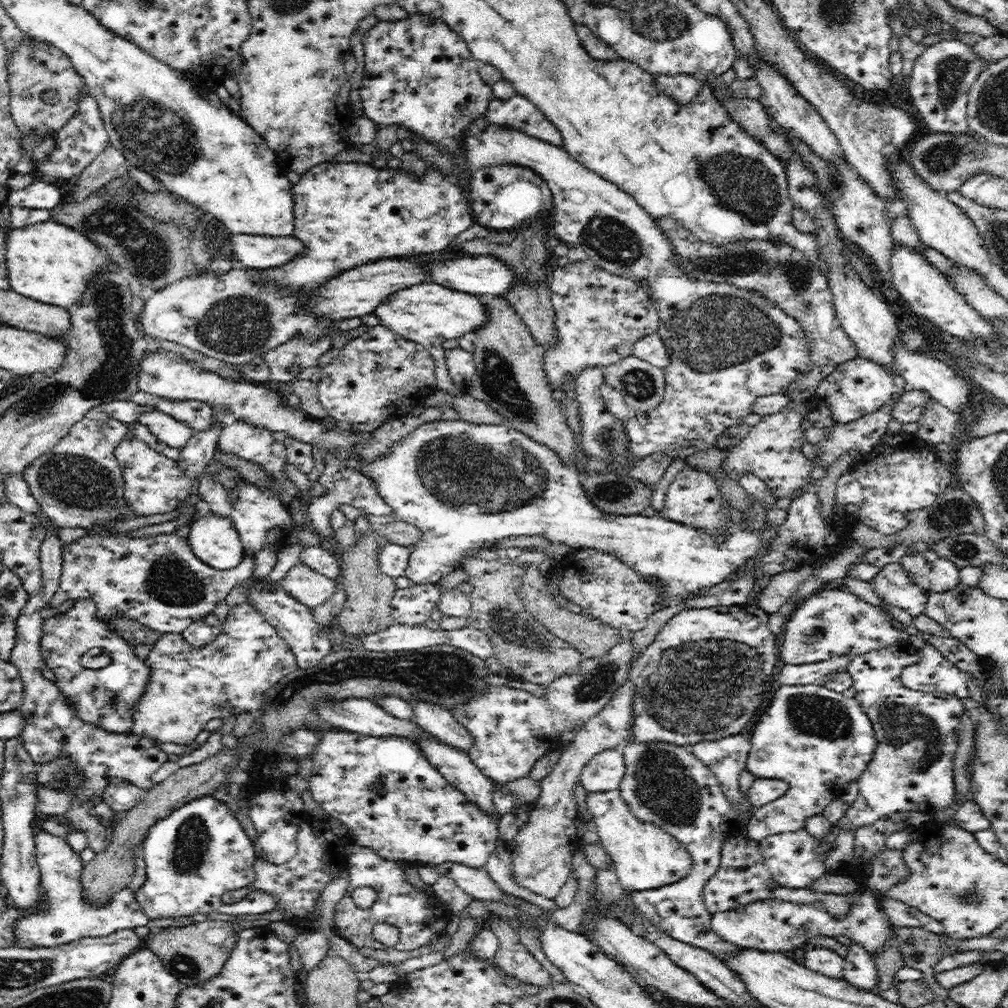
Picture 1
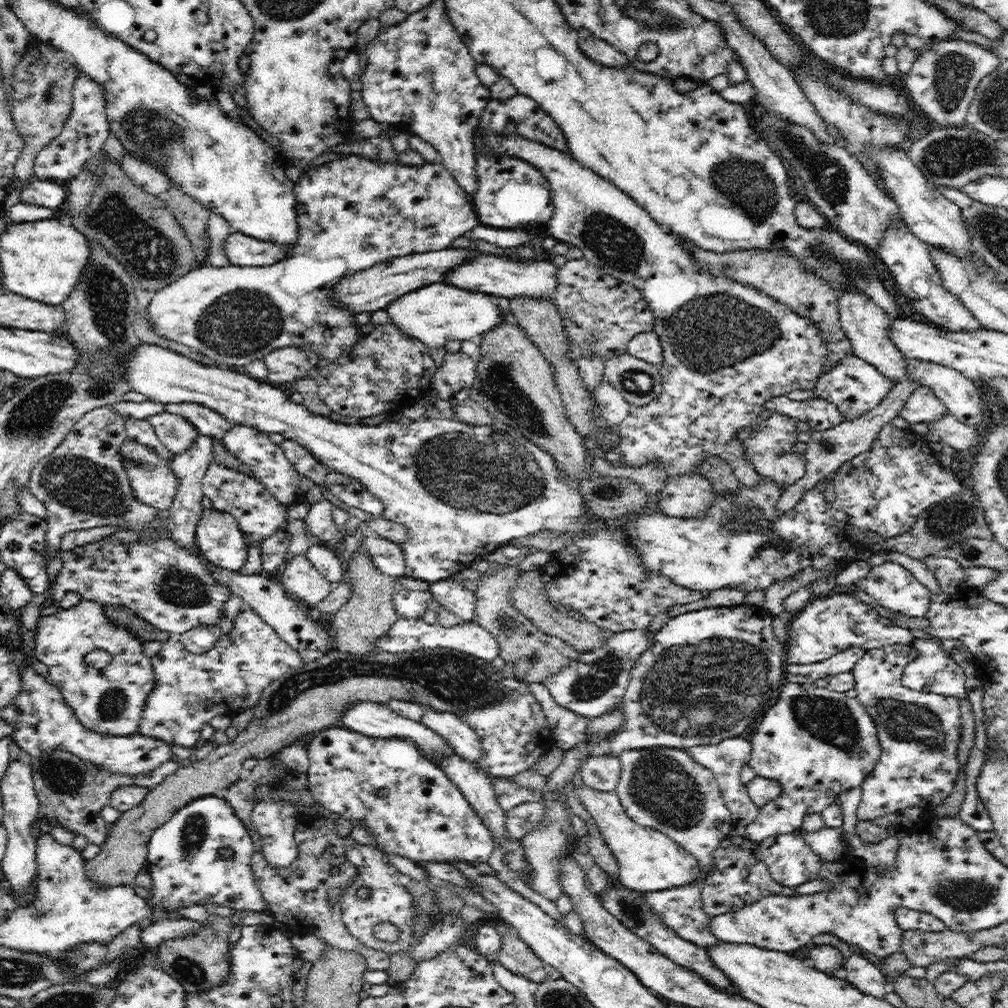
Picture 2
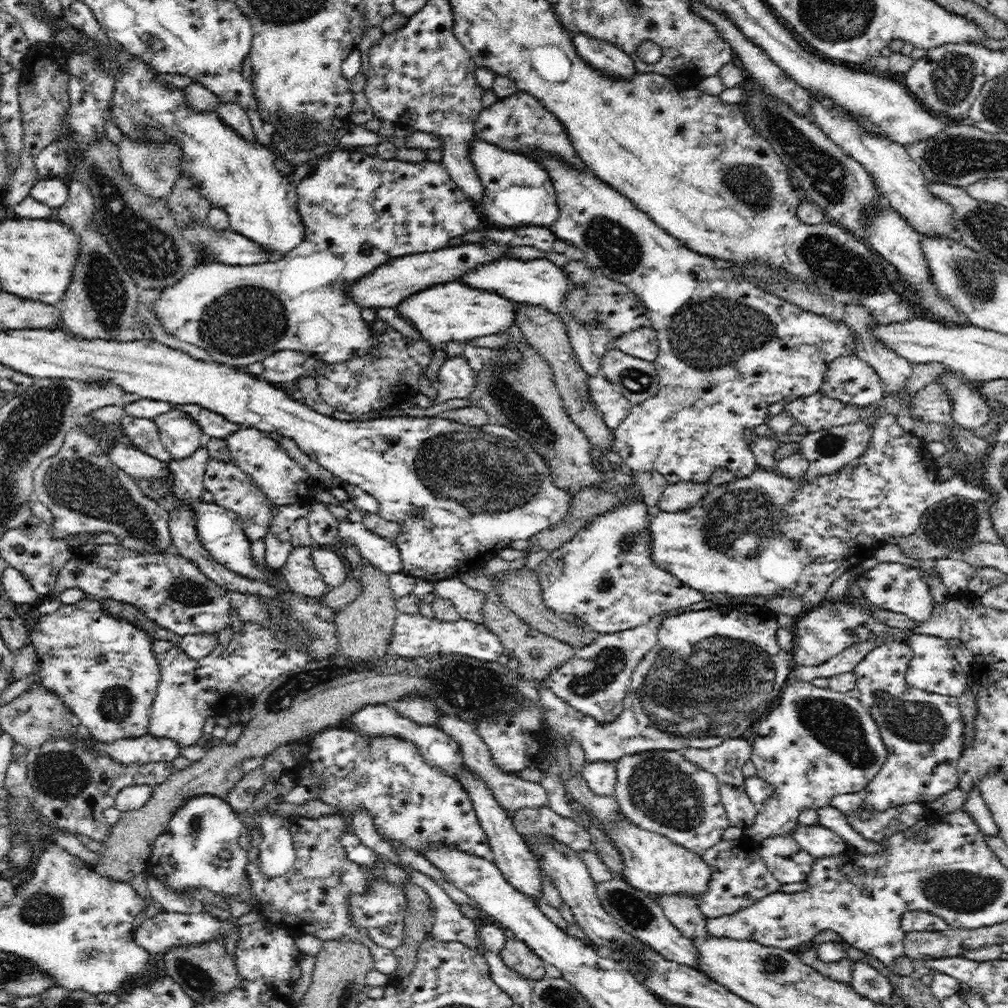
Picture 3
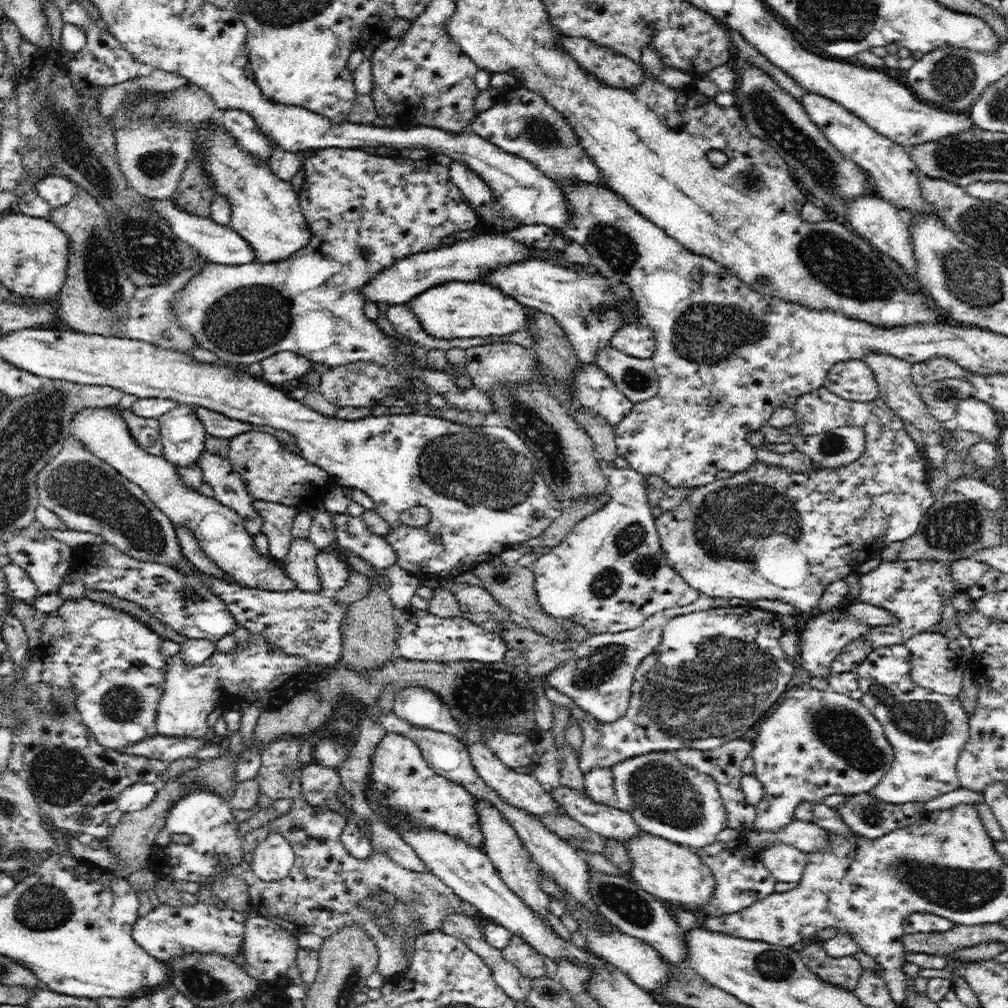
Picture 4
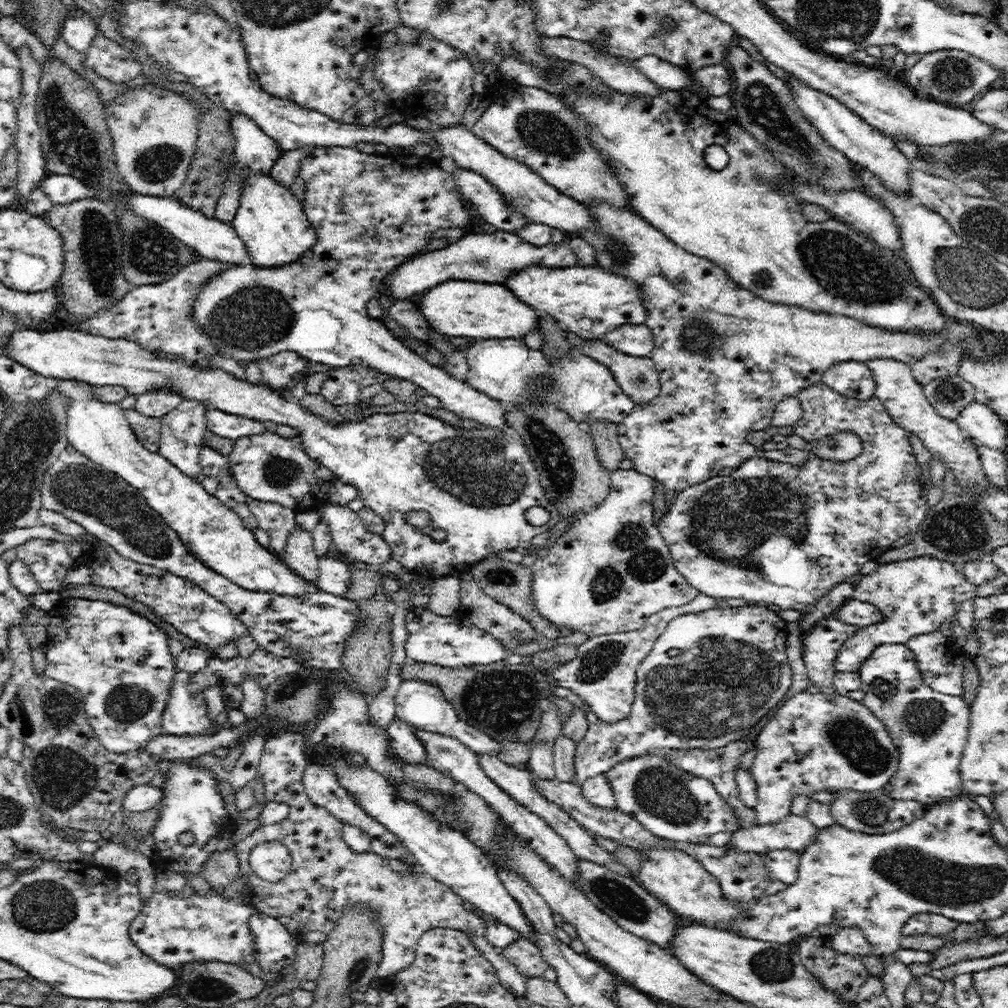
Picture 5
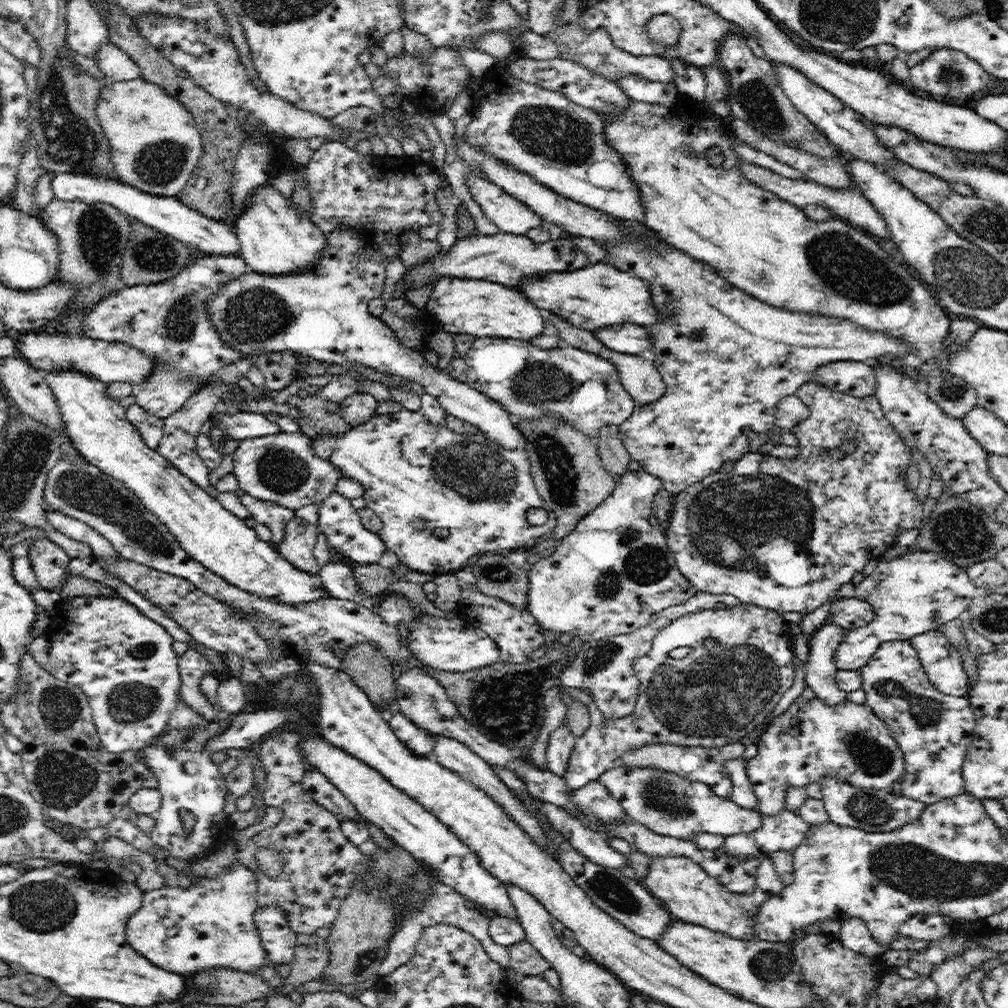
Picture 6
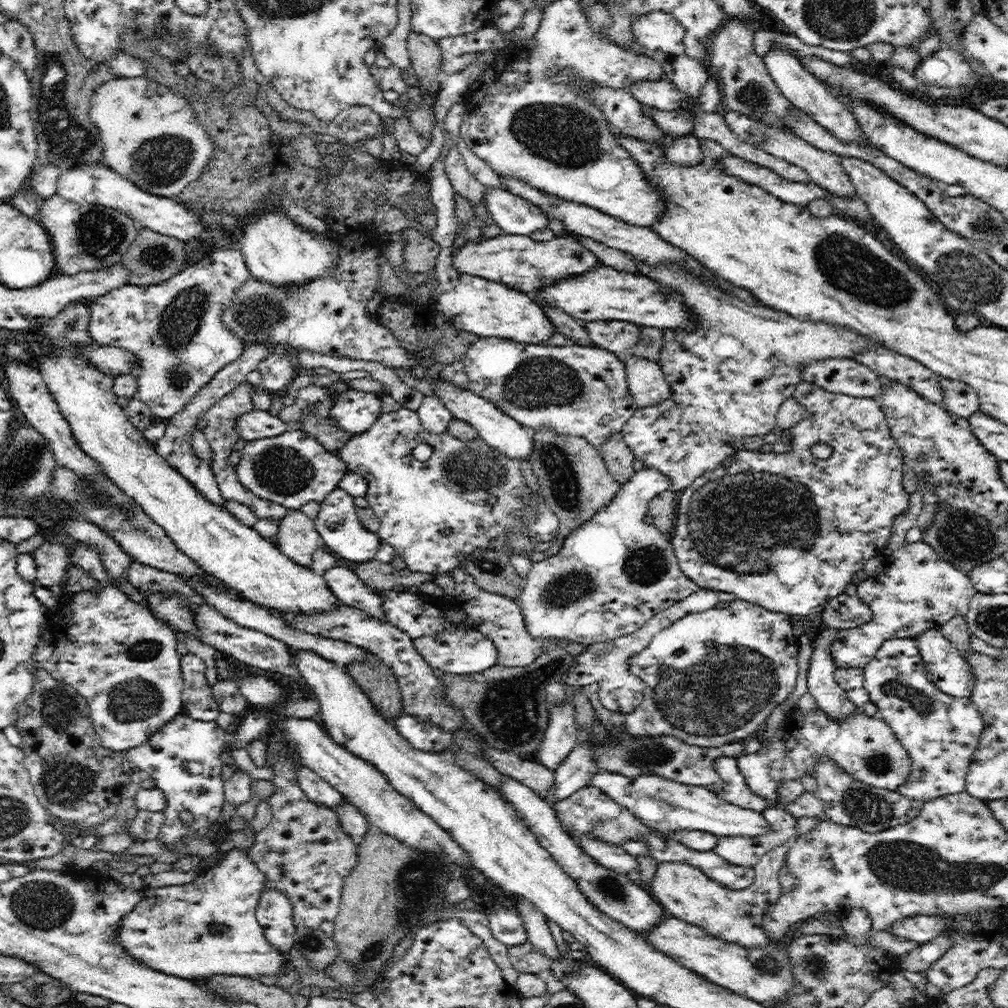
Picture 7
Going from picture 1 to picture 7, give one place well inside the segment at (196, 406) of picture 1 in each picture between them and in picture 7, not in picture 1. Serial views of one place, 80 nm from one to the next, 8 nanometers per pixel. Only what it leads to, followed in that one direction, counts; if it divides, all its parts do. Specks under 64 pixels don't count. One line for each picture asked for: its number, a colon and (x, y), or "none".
2: (206, 421)
3: (213, 425)
4: (215, 424)
5: (225, 425)
6: (241, 426)
7: (258, 424)

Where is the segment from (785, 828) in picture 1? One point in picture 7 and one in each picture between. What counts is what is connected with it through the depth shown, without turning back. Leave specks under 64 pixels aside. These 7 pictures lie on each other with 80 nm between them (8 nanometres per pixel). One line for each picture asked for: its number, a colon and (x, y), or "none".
2: (817, 742)
3: (817, 743)
4: (816, 743)
5: (814, 742)
6: (813, 741)
7: (866, 747)

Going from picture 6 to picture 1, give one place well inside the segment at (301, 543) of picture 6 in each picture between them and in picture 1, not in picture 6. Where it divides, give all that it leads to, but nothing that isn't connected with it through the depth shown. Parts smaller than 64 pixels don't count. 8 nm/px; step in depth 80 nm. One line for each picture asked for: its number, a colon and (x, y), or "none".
1: (311, 589)
2: (301, 579)
3: (299, 575)
4: (299, 566)
5: (299, 554)

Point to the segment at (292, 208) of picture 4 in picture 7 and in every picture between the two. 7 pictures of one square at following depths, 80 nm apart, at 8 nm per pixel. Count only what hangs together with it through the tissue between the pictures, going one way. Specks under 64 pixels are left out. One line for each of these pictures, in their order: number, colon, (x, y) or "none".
5: (272, 225)
6: (275, 239)
7: (276, 251)

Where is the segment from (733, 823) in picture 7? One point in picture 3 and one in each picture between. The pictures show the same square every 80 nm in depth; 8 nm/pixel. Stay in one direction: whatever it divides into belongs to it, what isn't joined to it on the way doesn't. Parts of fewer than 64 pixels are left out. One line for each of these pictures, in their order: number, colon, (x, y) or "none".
3: (660, 790)
4: (664, 796)
5: (671, 803)
6: (669, 805)

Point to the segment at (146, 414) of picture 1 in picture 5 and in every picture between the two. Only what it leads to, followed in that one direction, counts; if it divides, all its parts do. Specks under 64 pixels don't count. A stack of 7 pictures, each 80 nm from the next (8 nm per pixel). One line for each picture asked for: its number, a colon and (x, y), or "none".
2: (176, 434)
3: (180, 435)
4: (183, 436)
5: (183, 430)

